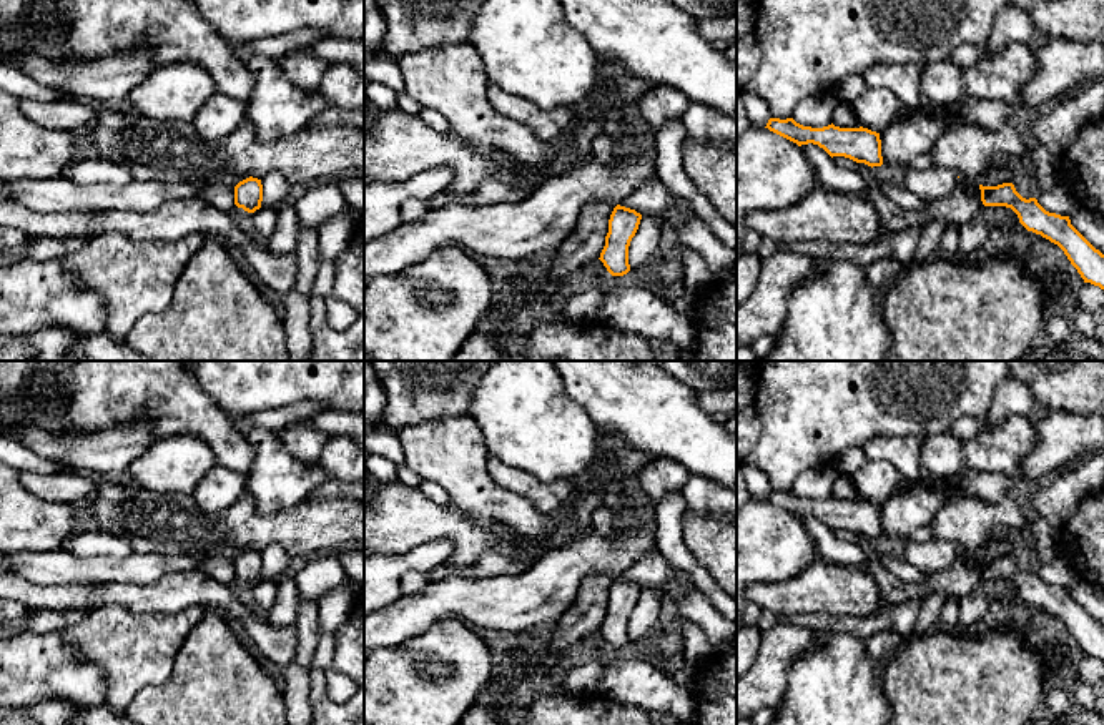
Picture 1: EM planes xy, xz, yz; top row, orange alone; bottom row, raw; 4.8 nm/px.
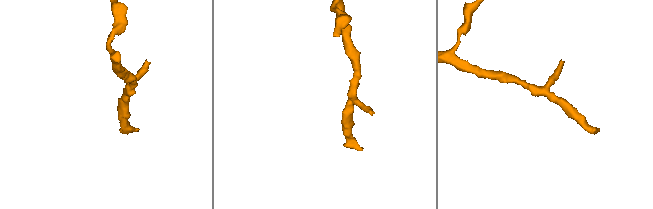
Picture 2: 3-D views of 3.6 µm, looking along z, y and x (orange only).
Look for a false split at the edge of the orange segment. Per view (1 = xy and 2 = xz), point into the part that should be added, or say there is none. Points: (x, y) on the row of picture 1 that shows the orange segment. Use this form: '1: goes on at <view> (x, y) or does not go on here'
1: does not go on here
2: does not go on here

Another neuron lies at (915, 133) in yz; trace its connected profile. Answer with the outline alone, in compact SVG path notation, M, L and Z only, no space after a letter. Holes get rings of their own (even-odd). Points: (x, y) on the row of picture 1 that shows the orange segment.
M909 111L899 116L880 133L883 165L906 168L914 156L929 153L938 136L953 125L953 118L938 111Z

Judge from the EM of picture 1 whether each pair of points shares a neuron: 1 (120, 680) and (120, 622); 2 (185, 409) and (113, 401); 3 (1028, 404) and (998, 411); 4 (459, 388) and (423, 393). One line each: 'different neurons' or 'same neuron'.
1: same neuron
2: same neuron
3: same neuron
4: same neuron

